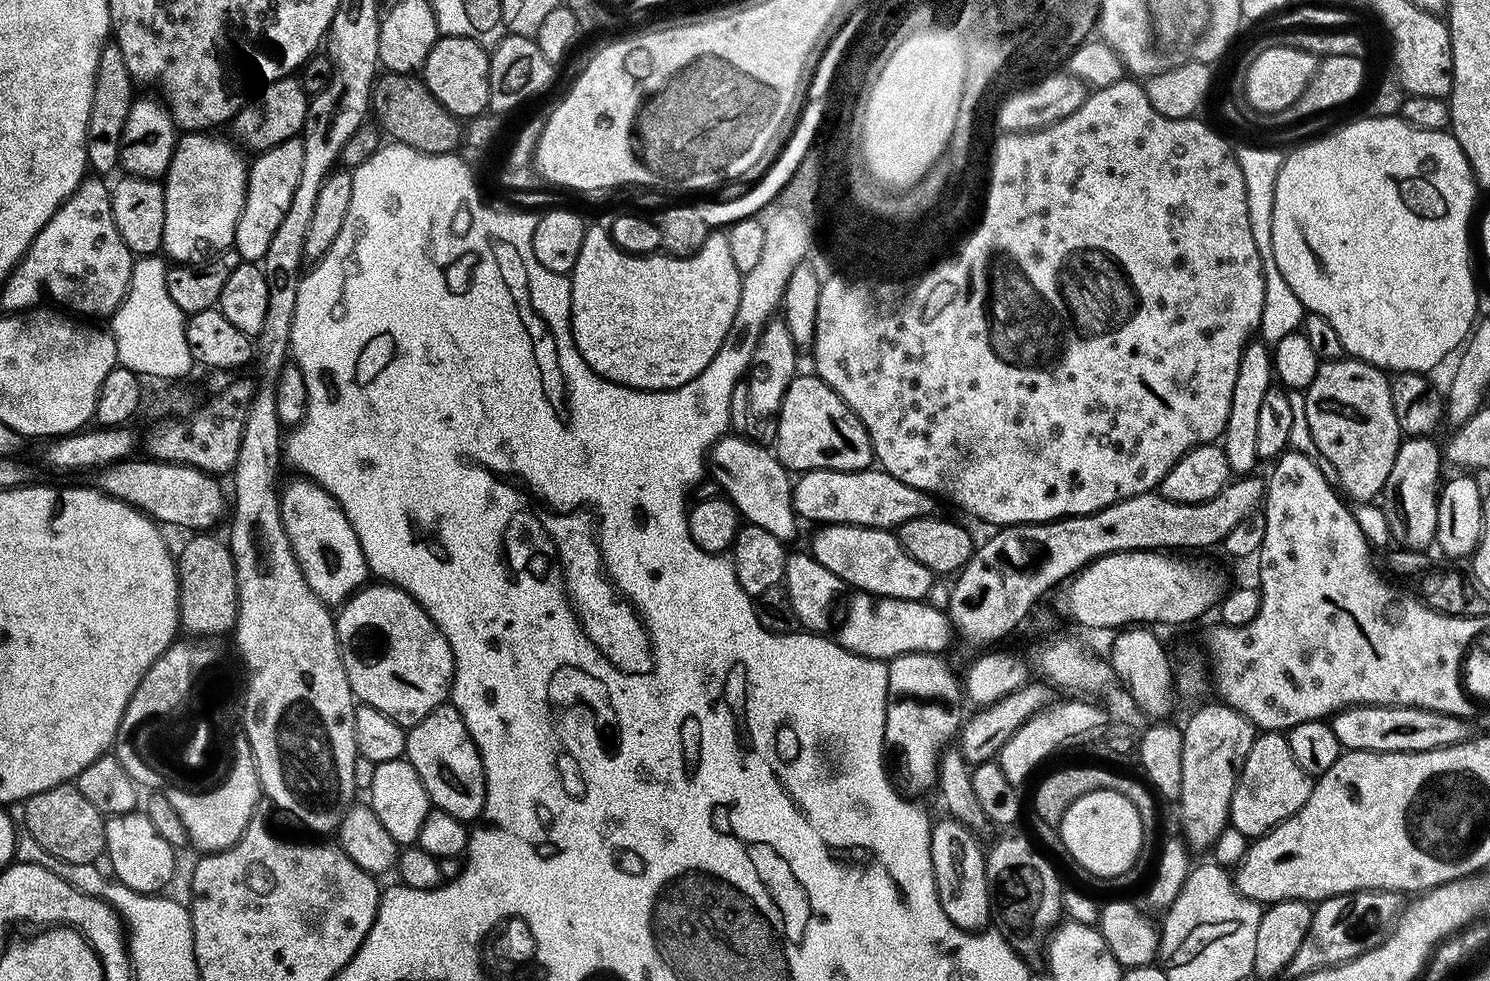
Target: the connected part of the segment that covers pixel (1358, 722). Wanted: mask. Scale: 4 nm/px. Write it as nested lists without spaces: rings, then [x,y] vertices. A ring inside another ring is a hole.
[[[1358,704],[1355,708],[1343,708],[1342,711],[1335,713],[1330,723],[1341,749],[1349,752],[1425,752],[1460,744],[1470,736],[1469,721],[1463,716],[1447,716],[1445,712],[1431,712],[1425,708],[1407,708],[1406,706]]]

